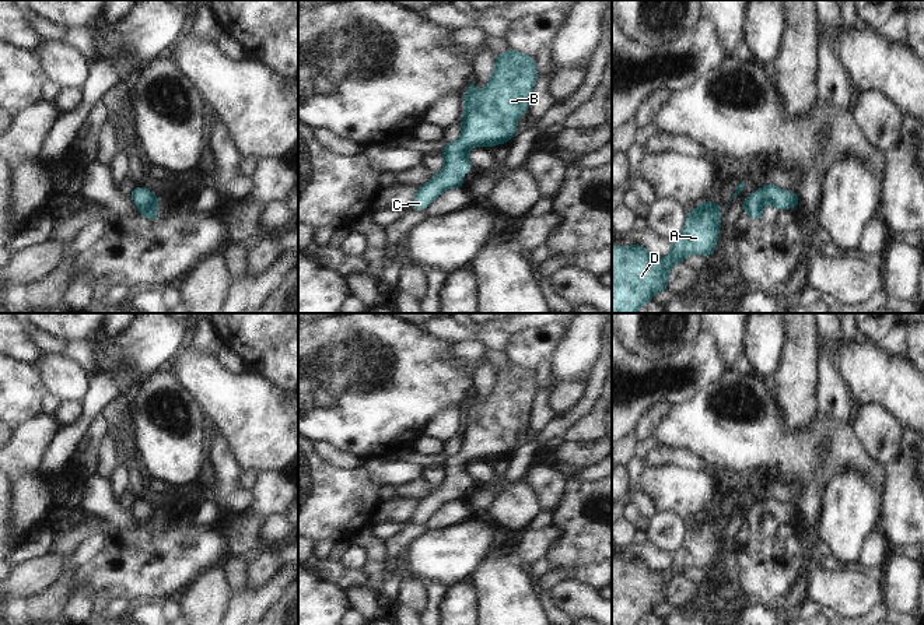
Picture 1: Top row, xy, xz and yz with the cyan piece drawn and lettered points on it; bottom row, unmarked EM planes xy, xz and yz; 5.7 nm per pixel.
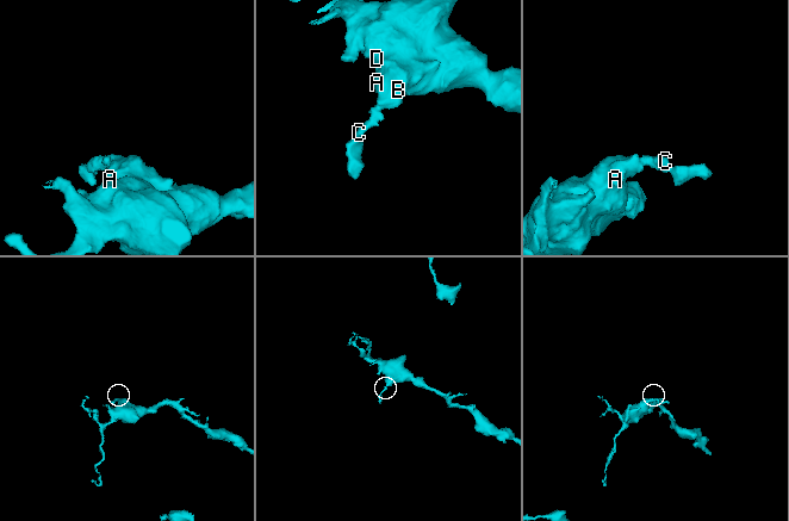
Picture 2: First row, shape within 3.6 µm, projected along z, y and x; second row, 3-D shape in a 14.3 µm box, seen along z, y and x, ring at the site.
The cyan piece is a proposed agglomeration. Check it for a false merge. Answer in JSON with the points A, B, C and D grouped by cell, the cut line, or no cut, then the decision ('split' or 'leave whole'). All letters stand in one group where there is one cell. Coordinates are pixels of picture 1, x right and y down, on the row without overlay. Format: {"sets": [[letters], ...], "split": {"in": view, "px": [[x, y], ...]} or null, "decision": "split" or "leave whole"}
{"sets": [["A", "B", "C", "D"]], "split": null, "decision": "leave whole"}

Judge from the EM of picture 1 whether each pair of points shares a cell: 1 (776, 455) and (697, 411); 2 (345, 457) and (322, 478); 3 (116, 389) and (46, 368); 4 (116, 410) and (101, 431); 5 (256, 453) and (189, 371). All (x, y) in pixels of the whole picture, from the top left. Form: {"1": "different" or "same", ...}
{"1": "same", "2": "different", "3": "different", "4": "different", "5": "same"}

